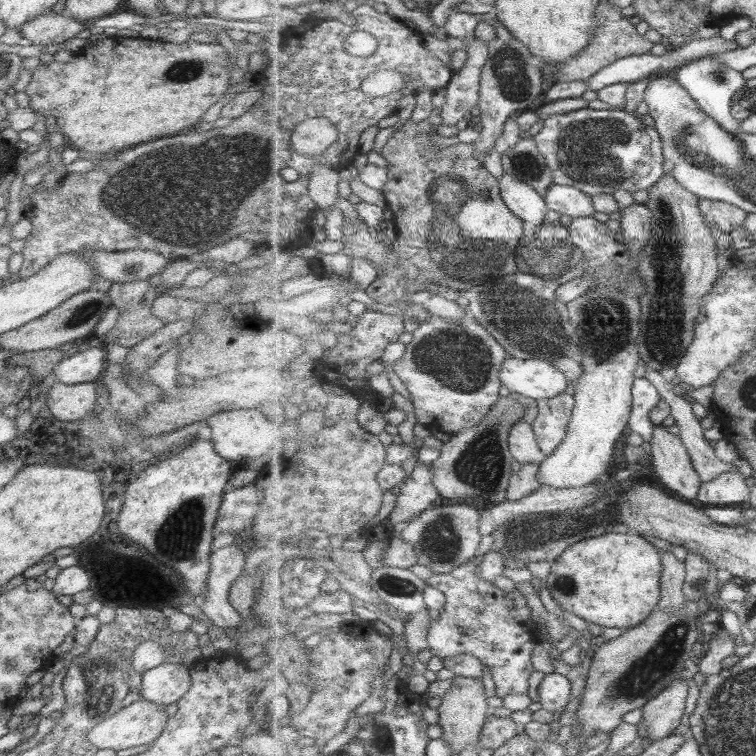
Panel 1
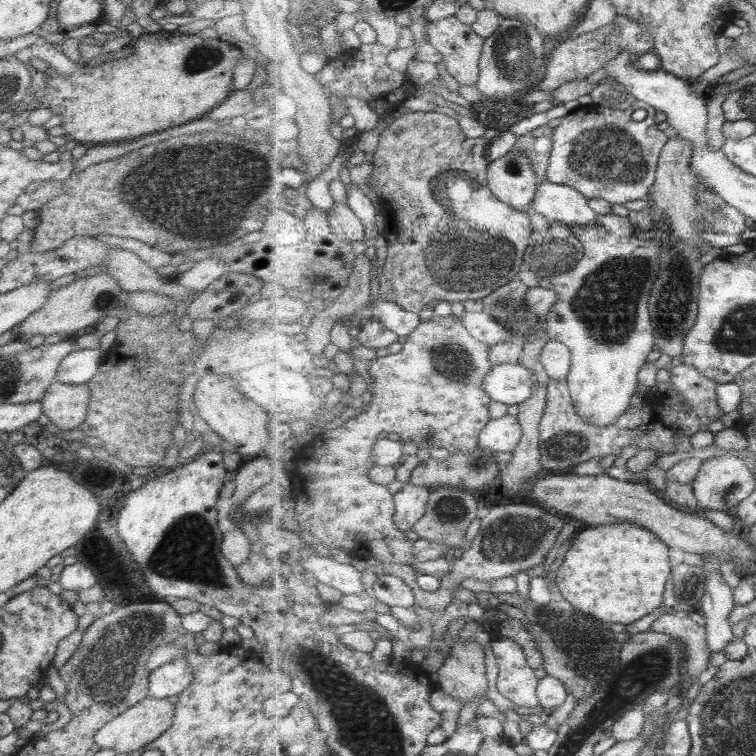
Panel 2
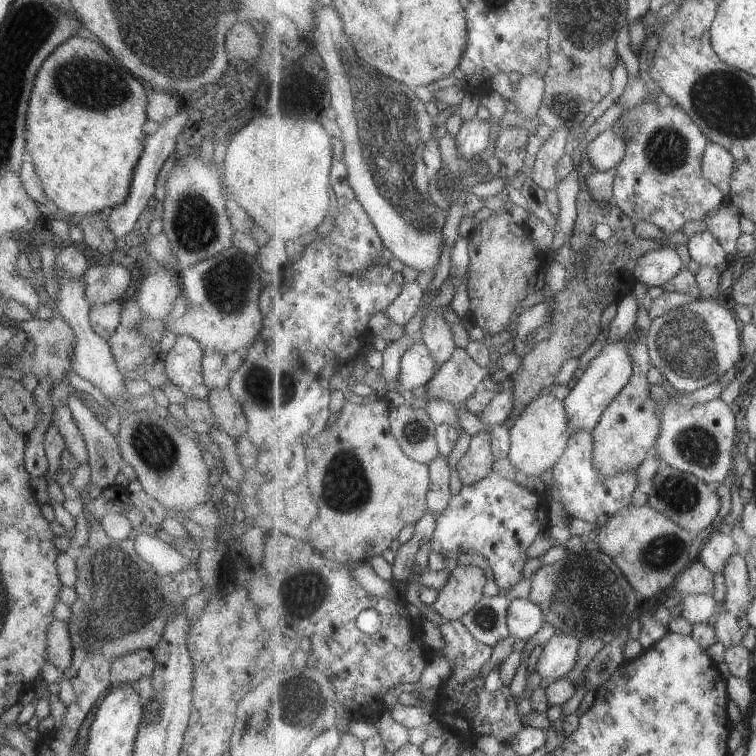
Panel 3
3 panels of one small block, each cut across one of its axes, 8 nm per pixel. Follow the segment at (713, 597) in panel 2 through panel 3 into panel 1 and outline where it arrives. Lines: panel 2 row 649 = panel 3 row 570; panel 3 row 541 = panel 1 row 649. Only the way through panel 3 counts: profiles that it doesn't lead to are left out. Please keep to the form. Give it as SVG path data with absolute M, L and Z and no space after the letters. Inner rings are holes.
M719 625L719 629L715 632L708 644L705 655L698 660L698 669L706 677L715 676L719 672L723 672L724 660L735 652L735 638L731 638L731 634L725 628Z

